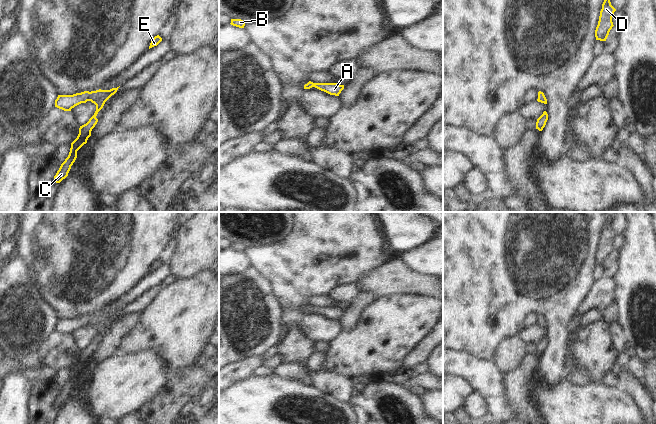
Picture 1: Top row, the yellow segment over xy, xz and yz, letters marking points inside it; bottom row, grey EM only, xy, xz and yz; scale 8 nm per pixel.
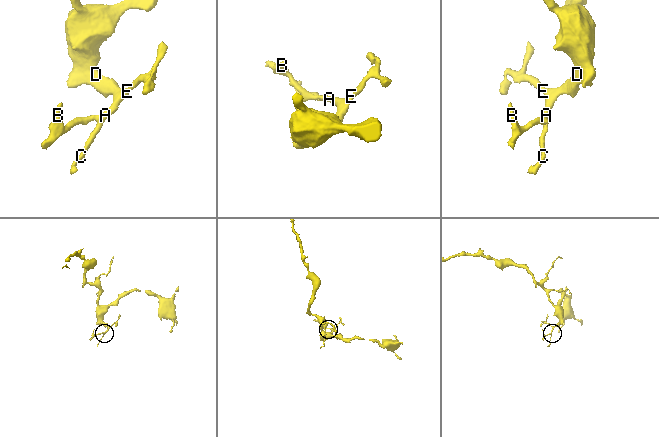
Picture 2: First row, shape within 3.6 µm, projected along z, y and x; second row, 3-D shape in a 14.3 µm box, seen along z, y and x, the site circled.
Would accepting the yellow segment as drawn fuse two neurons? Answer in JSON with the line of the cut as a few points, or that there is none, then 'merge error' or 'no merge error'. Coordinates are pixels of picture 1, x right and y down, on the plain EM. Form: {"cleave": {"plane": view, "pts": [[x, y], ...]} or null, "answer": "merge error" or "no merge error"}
{"cleave": null, "answer": "no merge error"}

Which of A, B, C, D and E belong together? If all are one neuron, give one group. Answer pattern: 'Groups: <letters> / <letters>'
Groups: A B C D E.

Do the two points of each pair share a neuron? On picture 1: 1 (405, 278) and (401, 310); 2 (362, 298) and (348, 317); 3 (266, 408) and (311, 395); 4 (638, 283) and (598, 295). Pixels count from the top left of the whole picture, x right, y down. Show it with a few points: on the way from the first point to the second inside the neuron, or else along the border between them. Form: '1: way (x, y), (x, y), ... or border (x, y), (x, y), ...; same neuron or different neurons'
1: border (426, 296), (383, 295), (380, 297); different neurons
2: way (359, 303), (353, 312); same neuron
3: way (277, 405), (294, 395), (300, 395); same neuron
4: border (613, 278), (615, 283), (614, 300); different neurons

